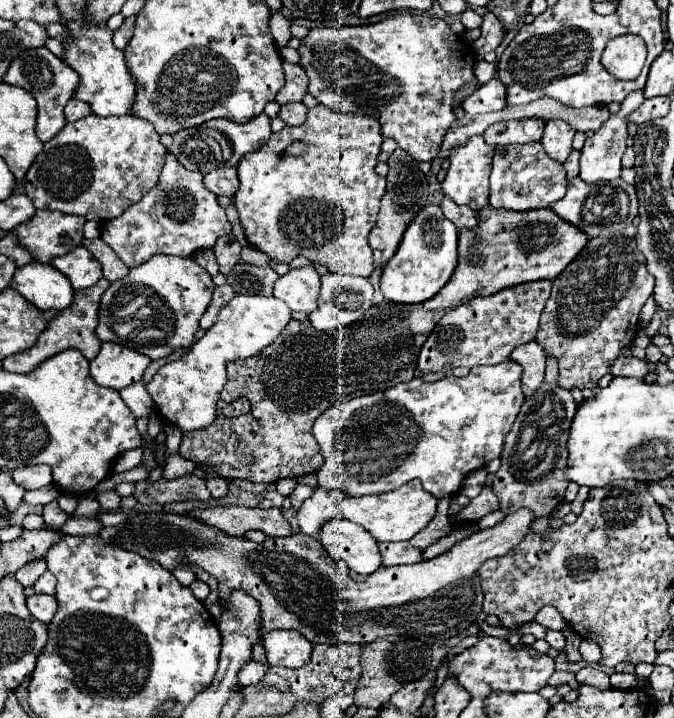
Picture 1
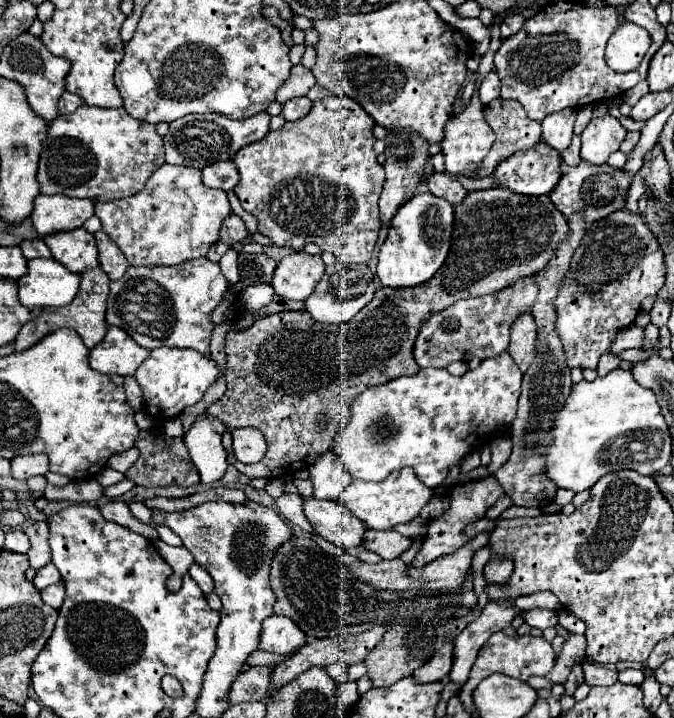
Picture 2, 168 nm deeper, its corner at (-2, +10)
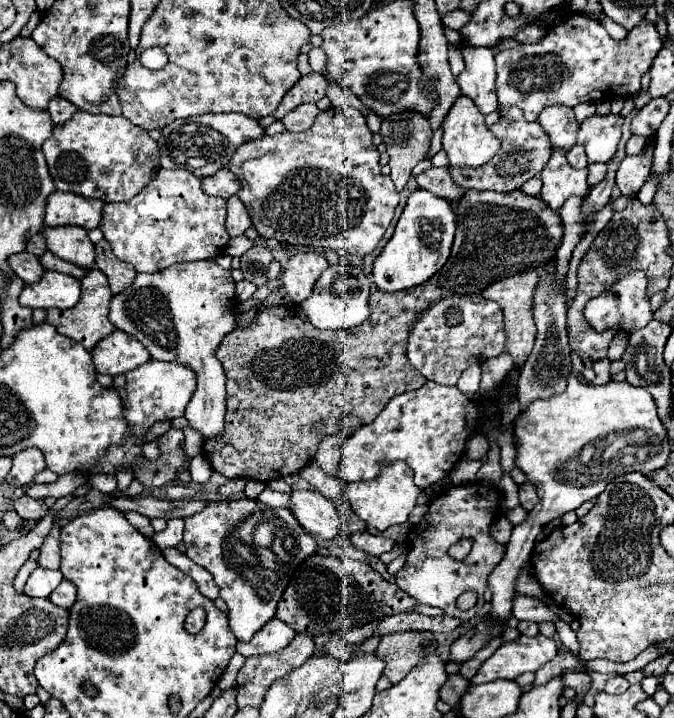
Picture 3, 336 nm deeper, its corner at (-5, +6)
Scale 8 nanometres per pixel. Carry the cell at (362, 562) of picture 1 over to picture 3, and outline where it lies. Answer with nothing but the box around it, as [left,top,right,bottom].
[291,490,345,540]

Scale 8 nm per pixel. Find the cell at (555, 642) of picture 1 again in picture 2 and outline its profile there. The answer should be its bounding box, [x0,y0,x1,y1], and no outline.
[522,608,558,628]

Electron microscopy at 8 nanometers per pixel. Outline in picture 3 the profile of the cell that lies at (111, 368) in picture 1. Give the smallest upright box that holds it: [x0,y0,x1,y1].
[91,330,151,376]

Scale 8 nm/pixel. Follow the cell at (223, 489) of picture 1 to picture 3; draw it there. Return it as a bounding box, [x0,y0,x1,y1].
[109,258,237,440]

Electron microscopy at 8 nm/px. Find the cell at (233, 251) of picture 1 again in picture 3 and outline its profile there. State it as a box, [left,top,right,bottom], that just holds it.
[225,196,253,238]

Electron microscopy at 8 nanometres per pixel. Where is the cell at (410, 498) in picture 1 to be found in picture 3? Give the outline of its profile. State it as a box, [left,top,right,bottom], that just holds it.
[345,462,423,530]

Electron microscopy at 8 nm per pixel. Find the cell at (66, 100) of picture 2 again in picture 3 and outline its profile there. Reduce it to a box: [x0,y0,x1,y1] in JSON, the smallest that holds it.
[47,96,77,124]

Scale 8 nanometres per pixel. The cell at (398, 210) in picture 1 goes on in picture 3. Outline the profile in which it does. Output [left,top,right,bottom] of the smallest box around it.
[381,114,433,192]

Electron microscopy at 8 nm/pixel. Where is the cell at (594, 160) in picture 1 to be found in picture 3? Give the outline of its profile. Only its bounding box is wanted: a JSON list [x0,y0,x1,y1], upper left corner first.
[577,116,621,164]

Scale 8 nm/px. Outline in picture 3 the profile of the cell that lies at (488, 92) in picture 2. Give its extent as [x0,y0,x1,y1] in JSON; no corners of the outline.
[457,48,499,114]

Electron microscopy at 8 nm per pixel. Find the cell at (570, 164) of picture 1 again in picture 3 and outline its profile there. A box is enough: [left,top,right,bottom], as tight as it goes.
[567,146,589,168]

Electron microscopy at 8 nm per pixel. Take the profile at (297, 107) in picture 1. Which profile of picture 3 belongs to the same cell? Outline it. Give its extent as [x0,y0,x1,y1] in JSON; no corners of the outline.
[281,102,319,132]

